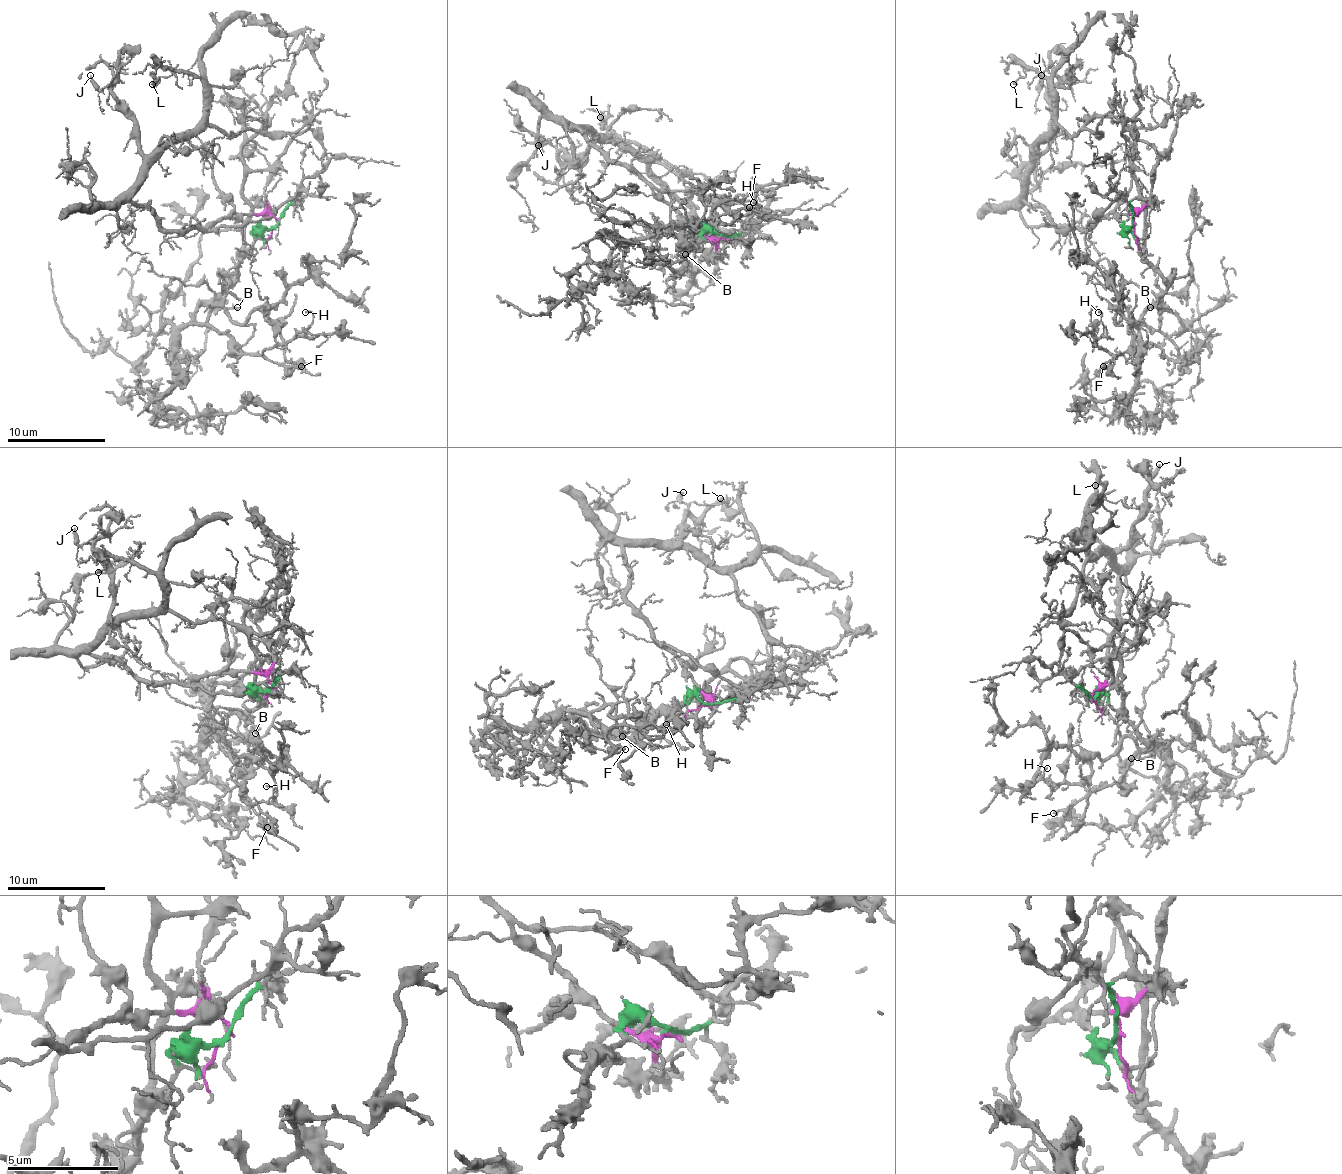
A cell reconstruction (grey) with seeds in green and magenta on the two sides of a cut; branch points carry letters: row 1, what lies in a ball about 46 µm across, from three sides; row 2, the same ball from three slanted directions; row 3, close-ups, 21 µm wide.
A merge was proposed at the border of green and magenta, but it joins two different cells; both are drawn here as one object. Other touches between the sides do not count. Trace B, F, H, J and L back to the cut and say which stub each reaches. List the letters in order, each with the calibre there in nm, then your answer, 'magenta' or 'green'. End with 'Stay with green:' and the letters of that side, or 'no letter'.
B: calibre 160 nm; green
F: calibre 190 nm; green
H: calibre 100 nm; green
J: calibre 240 nm; magenta
L: calibre 150 nm; magenta
Stay with green: B, F, H

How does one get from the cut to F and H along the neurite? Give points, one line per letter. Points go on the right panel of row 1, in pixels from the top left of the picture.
F: (1133, 224), (1129, 229), (1141, 256), (1166, 283), (1161, 298), (1129, 330), (1131, 345), (1104, 367)
H: (1133, 224), (1141, 256), (1166, 283), (1129, 330), (1124, 352), (1096, 342), (1099, 313)

